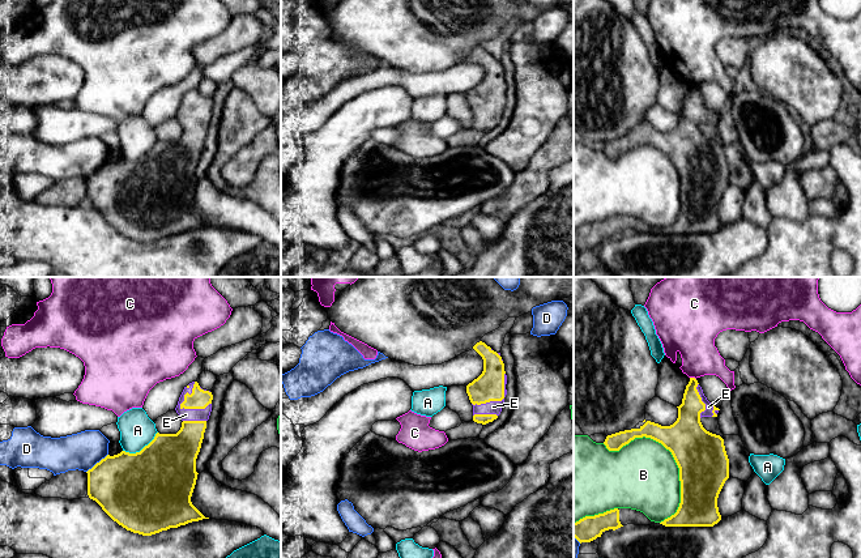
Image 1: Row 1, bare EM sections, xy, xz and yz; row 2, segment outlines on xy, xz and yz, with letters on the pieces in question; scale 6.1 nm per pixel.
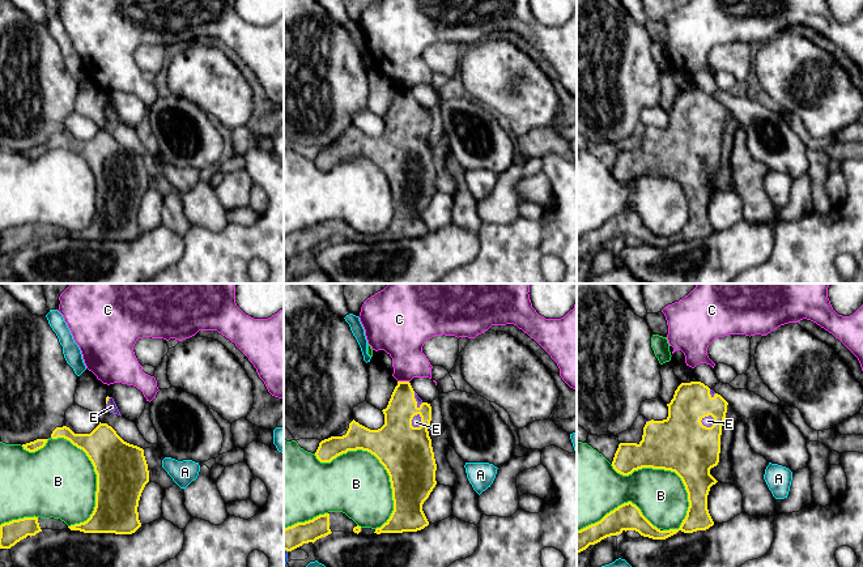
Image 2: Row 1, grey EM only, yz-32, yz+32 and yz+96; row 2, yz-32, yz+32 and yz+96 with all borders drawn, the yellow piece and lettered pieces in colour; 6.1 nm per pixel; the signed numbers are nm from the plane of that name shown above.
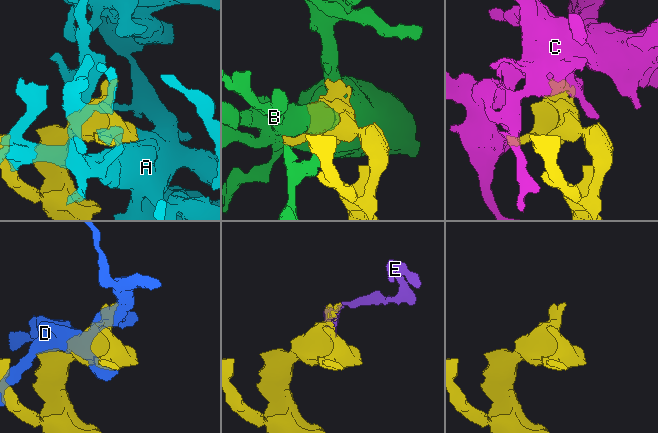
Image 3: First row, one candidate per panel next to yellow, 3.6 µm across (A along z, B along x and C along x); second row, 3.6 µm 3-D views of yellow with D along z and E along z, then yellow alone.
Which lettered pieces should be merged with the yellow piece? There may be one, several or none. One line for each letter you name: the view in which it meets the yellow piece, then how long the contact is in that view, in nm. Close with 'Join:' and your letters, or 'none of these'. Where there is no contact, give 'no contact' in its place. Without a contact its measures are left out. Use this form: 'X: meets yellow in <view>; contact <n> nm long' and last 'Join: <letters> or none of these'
E: meets yellow in xy; contact 200 nm long
Join: E

